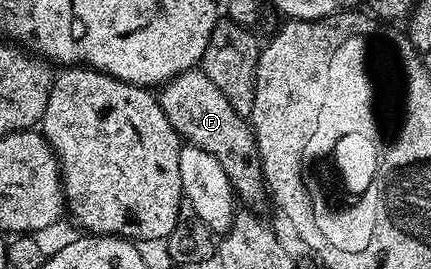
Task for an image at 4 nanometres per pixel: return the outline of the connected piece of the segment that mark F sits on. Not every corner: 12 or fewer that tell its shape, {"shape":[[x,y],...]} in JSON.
{"shape":[[202,69],[159,90],[176,133],[222,164],[244,202],[266,197],[249,120]]}

